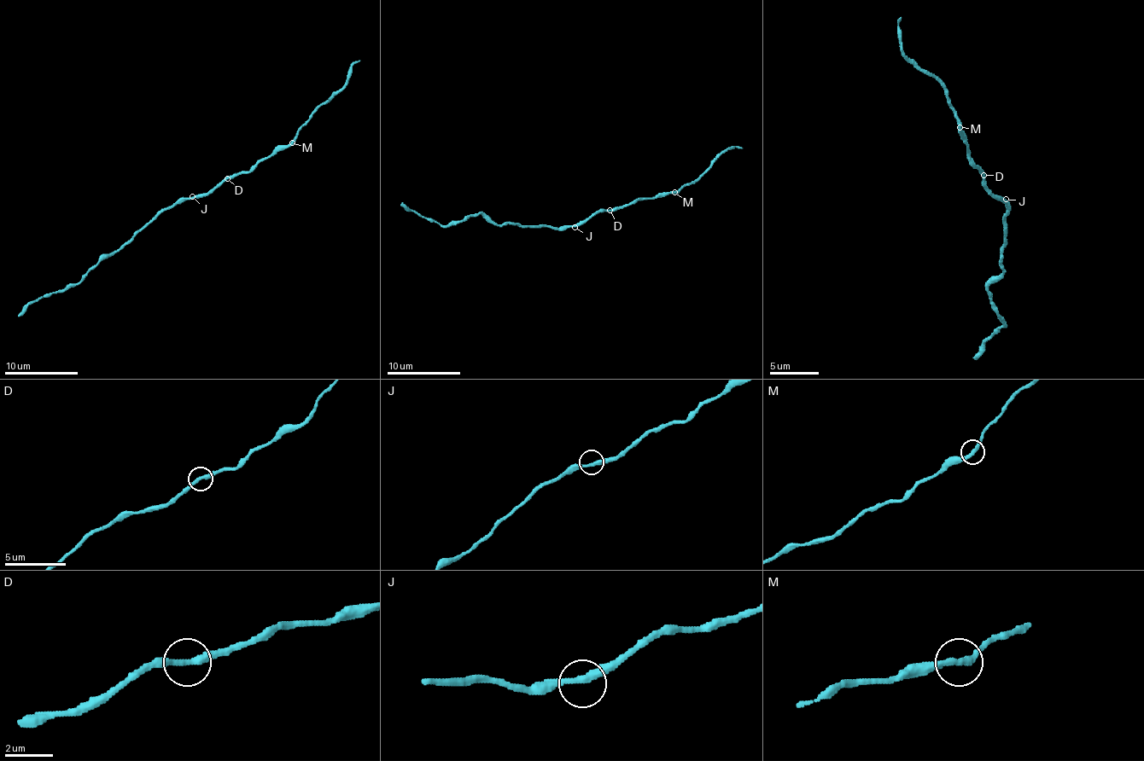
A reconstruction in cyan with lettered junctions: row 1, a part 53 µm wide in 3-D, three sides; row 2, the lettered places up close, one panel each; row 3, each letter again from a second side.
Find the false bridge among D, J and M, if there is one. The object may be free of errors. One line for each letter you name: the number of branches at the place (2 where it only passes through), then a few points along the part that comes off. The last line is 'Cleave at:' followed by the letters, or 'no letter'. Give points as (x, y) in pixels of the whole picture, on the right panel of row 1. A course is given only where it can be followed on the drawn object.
Cleave at: no letter

